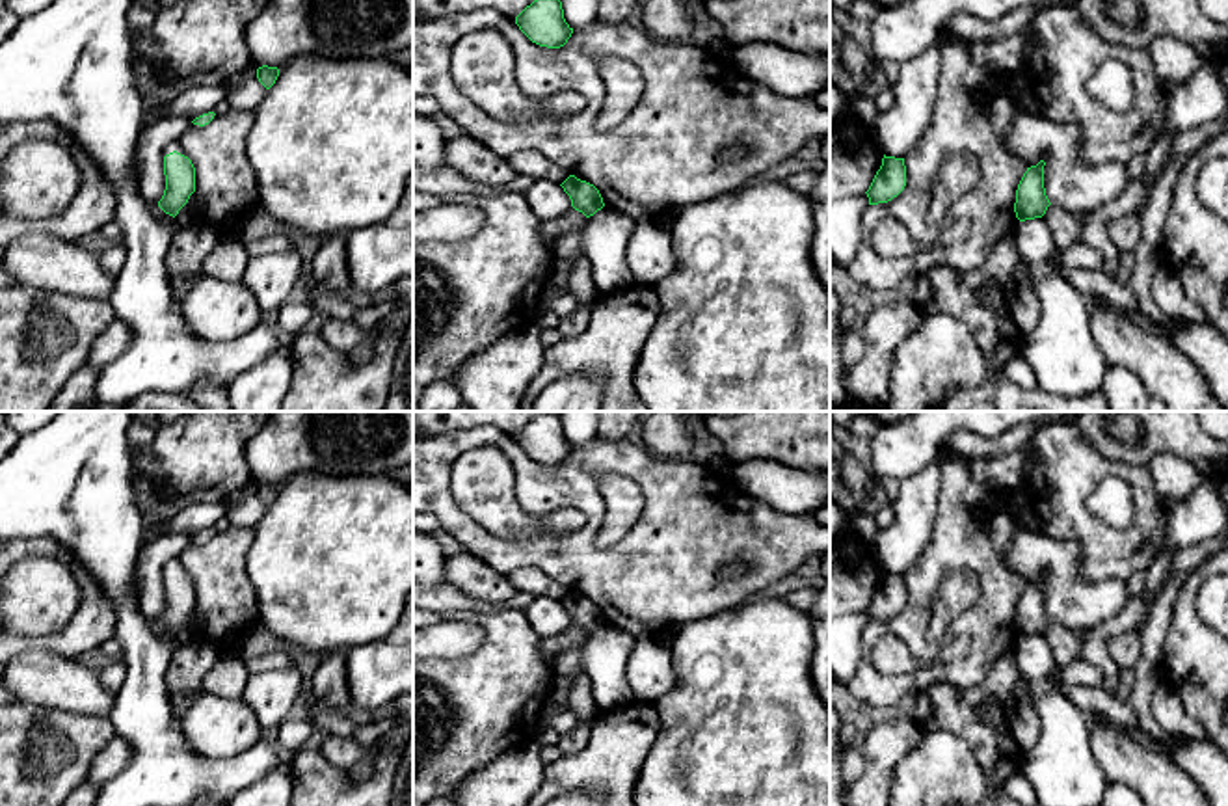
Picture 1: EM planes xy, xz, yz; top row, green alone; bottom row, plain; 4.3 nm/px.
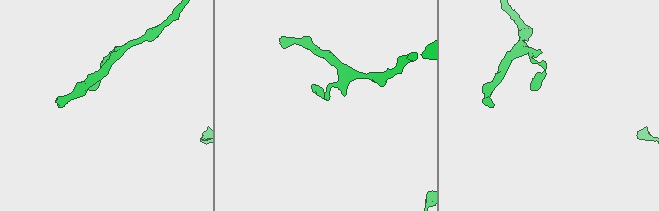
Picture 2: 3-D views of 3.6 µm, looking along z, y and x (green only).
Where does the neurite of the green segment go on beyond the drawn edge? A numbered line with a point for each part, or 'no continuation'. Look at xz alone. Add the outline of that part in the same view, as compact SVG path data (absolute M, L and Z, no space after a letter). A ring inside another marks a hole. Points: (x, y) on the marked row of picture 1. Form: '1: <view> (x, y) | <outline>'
no continuation

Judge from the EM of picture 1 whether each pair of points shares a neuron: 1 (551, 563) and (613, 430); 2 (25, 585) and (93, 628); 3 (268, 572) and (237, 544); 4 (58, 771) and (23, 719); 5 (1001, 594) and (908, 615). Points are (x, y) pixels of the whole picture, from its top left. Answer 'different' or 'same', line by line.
1: different
2: different
3: different
4: same
5: same

